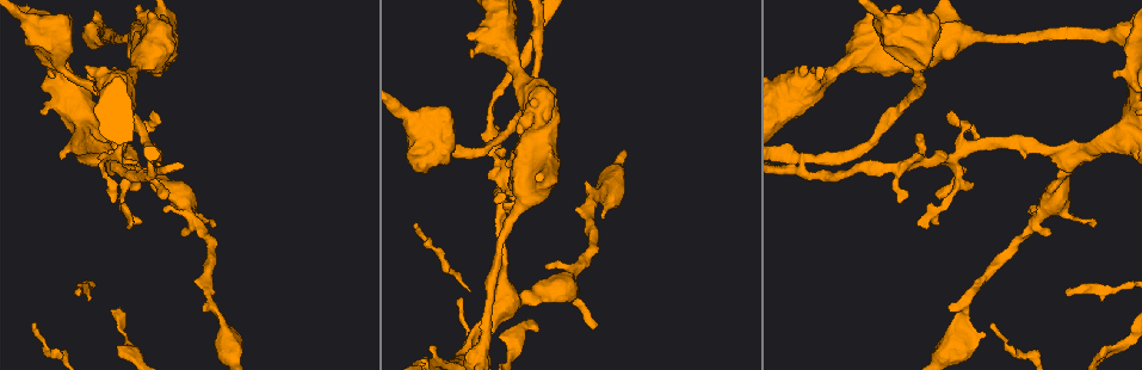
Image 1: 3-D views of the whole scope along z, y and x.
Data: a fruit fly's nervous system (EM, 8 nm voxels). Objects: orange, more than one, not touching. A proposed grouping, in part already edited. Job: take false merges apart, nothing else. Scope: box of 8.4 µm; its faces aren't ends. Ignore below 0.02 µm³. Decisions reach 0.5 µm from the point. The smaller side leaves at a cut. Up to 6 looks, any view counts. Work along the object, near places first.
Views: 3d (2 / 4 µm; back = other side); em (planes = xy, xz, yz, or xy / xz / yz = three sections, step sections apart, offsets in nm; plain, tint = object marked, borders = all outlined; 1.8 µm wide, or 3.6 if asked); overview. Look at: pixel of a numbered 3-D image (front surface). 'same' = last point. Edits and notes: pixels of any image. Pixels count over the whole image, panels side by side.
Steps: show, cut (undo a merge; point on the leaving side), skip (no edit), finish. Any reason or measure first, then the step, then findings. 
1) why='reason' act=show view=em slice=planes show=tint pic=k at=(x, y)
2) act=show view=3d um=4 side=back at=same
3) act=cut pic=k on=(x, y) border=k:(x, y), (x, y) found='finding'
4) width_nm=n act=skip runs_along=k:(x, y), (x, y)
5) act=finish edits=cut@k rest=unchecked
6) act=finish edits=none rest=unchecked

why='three-way junction' act=show view=em slice=xz step=16 show=tint pic=1 at=(501, 184)

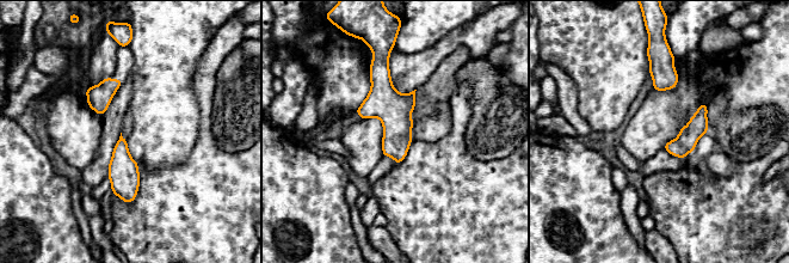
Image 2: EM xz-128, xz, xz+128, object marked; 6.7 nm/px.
act=show view=em slice=planes show=tint at=same

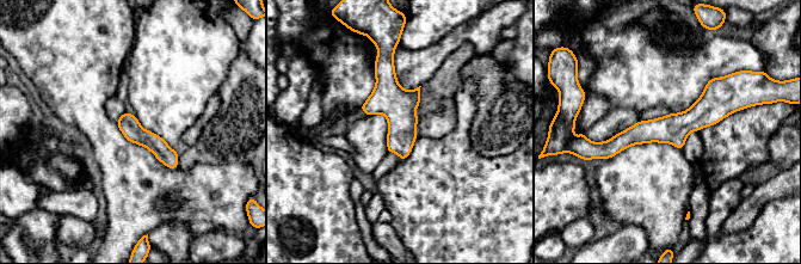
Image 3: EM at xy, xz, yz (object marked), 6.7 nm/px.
act=skip runs_along=3:(734, 105), (598, 148) found='all the same neuron'

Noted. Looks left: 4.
why='abrupt turn' act=show view=em slice=xy step=8 show=borders pic=1 at=(801, 160)

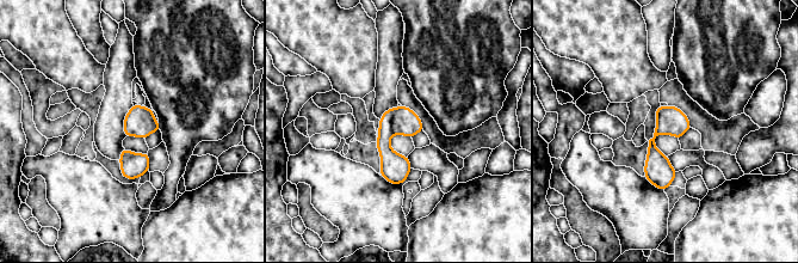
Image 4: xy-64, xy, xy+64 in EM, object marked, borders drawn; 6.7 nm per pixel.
why='another direction' act=show view=em slice=planes show=borders at=same

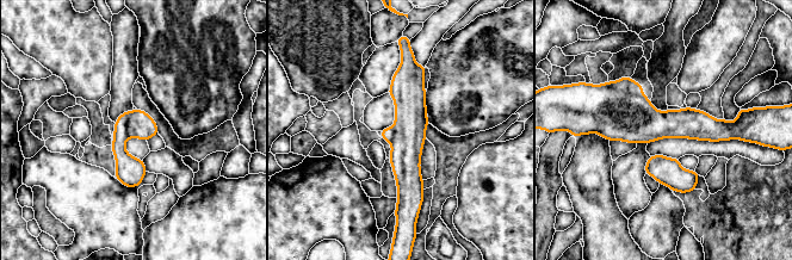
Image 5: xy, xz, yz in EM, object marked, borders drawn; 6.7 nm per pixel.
act=cut pic=5 on=(141, 125) part_leaving=5:(596, 127), (701, 125), (740, 136) found='a second neuron is stuck on'

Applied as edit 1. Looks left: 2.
why='thick turns thin' act=show view=em slice=xz step=4 show=tint pic=1 at=(481, 341)

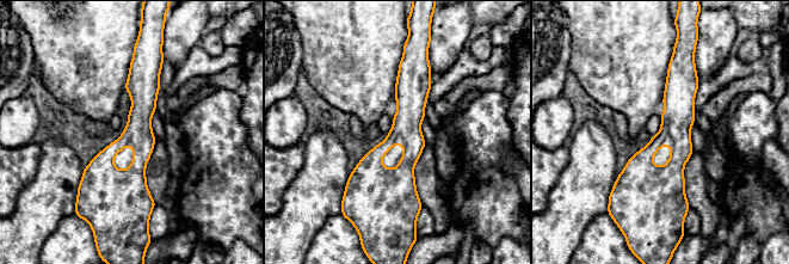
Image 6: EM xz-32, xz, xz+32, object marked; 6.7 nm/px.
act=skip runs_along=6:(136, 62), (140, 161), (124, 206) found='one neuron here'

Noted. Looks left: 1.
act=finish edits=cut@5 rest=unchecked

